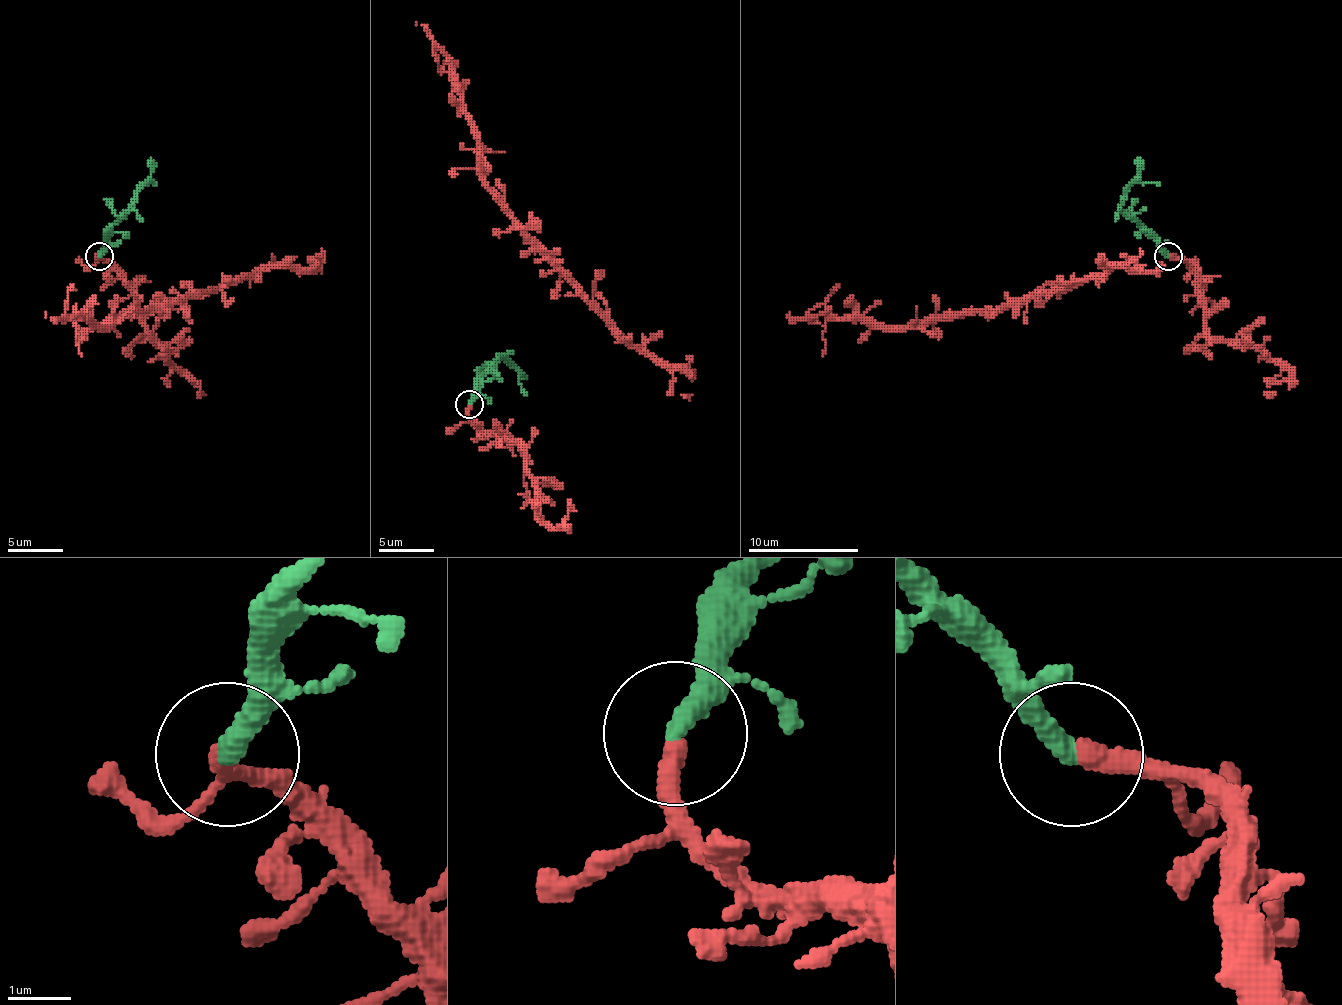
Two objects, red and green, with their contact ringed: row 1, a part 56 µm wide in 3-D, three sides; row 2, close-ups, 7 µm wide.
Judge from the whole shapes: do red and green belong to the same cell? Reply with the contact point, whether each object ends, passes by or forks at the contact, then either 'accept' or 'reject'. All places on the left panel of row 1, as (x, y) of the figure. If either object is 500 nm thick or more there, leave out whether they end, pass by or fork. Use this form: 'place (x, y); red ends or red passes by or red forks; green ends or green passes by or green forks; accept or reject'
place (99, 256); red ends; green ends; accept

